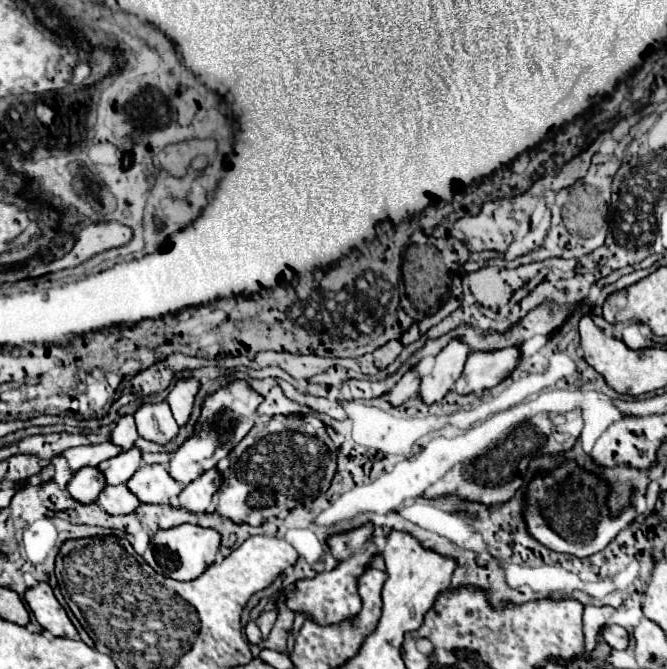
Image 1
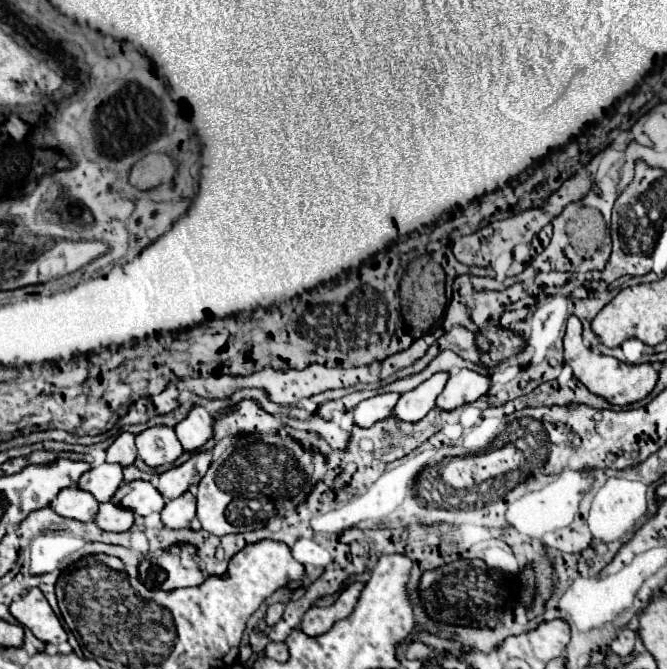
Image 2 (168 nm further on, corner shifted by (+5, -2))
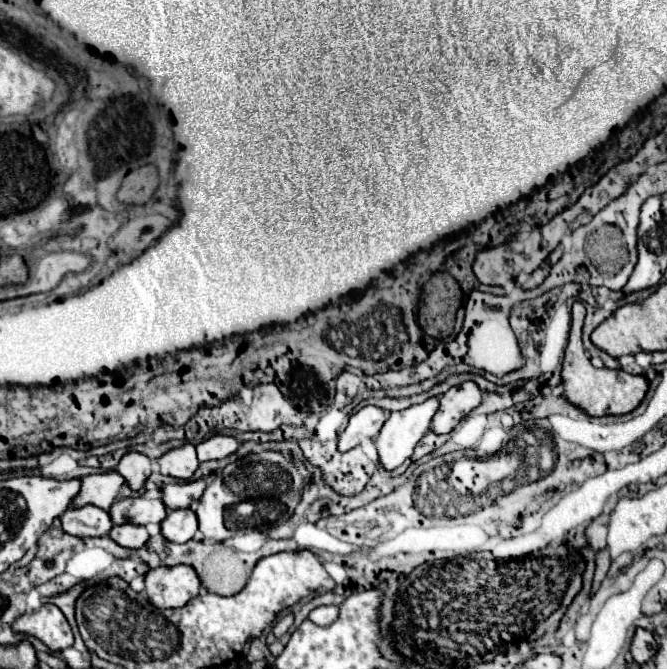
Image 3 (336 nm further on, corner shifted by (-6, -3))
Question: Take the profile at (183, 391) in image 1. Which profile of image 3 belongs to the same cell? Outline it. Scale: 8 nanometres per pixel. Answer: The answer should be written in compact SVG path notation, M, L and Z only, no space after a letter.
M215 435L197 445L197 455L199 455L199 461L219 461L233 455L239 449L239 445L241 443L235 437Z

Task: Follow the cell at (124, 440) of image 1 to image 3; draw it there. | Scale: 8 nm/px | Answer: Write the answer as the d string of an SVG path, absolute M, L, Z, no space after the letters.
M127 453L117 469L115 469L123 479L125 483L133 489L133 491L139 491L145 487L149 475L151 475L151 461L149 457L141 455L141 453Z

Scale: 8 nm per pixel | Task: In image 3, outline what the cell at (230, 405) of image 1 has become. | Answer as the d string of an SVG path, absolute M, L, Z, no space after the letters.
M183 481L183 483L173 483L173 485L167 485L163 489L163 505L169 509L169 511L175 511L175 509L185 509L185 507L191 507L205 491L205 483L203 481Z

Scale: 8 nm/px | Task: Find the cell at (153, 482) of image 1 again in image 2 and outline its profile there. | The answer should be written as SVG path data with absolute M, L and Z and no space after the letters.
M134 480L134 482L122 484L112 496L112 502L124 508L130 508L134 514L140 514L140 516L162 512L162 508L166 506L166 498L146 480Z

